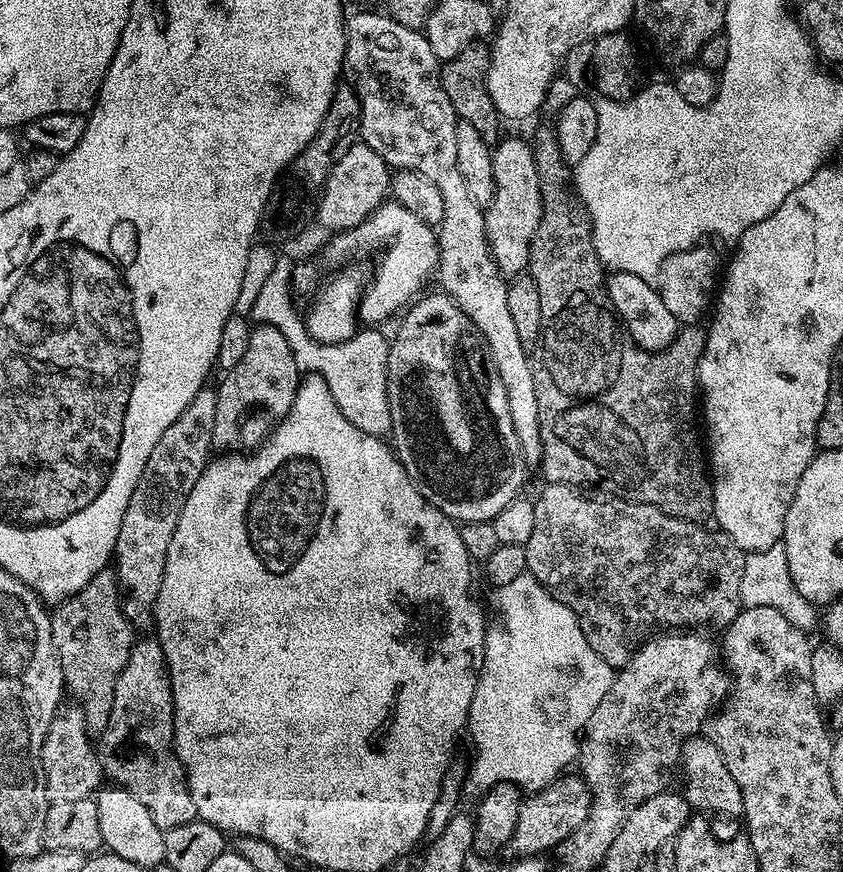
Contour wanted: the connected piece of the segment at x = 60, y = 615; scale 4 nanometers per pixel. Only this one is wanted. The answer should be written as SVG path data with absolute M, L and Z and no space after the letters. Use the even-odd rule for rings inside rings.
M105 570L94 574L82 590L55 605L52 617L52 641L62 666L65 689L86 718L88 734L99 738L110 710L114 706L114 686L118 674L130 658L134 643L133 625L125 618L122 607L122 589L115 571Z

